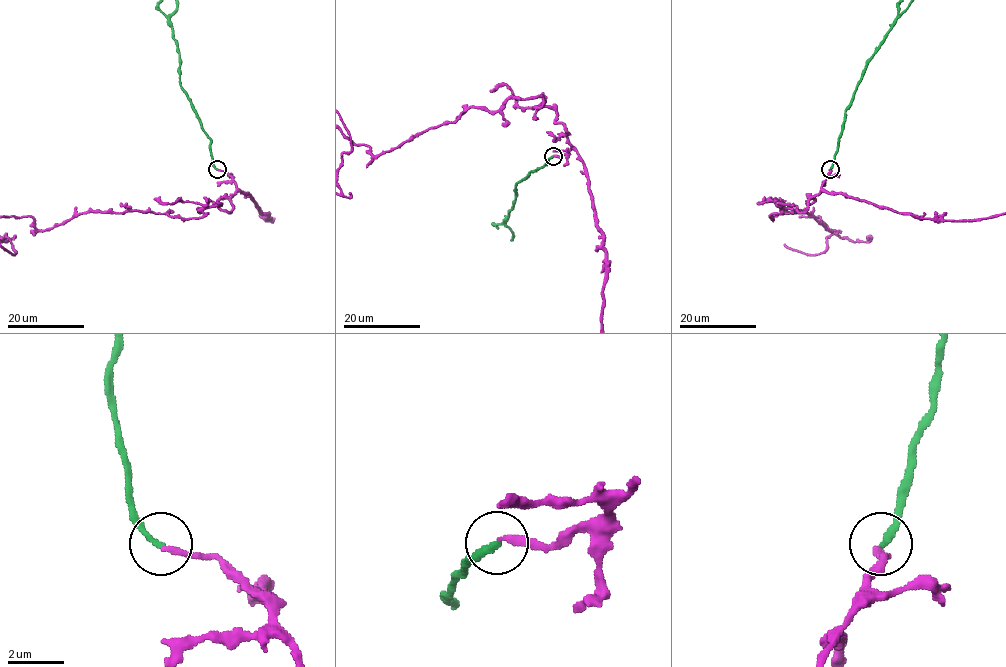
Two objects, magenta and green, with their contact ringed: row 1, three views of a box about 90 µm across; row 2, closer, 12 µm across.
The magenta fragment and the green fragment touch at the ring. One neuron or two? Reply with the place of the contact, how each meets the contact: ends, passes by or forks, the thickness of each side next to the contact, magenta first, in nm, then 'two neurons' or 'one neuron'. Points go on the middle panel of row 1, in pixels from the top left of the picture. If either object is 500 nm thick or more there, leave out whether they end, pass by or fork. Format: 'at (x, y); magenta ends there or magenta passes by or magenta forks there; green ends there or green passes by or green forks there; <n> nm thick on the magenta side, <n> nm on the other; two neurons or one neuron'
at (553, 156); magenta ends there; green ends there; 200 nm thick on the magenta side, 220 nm on the other; one neuron

